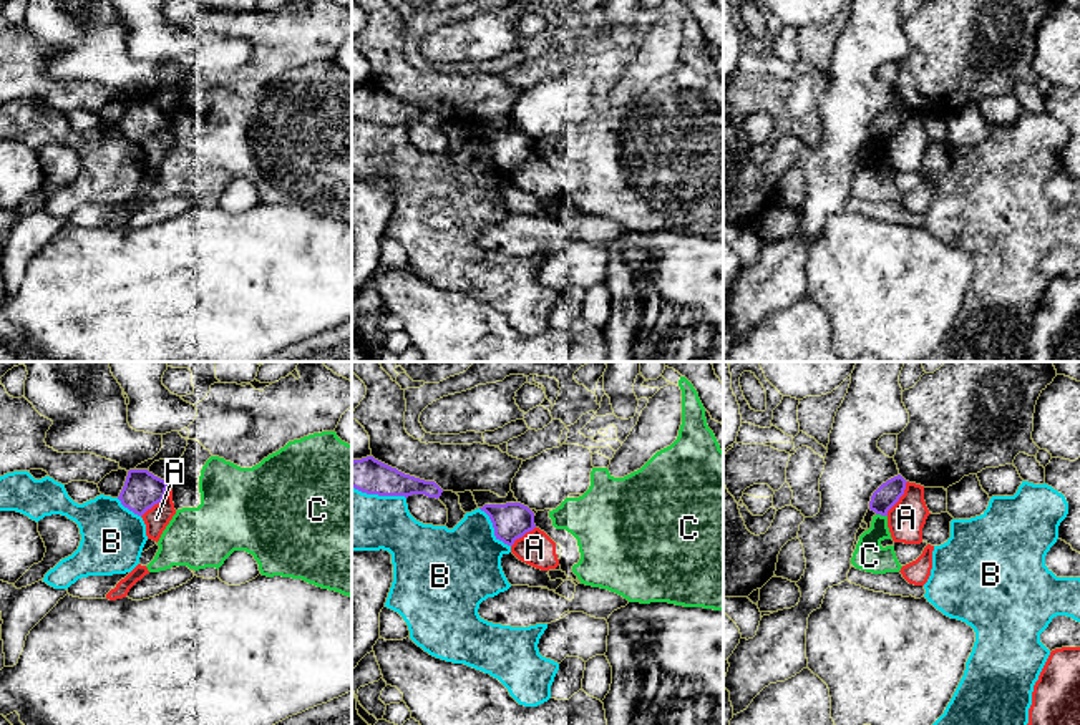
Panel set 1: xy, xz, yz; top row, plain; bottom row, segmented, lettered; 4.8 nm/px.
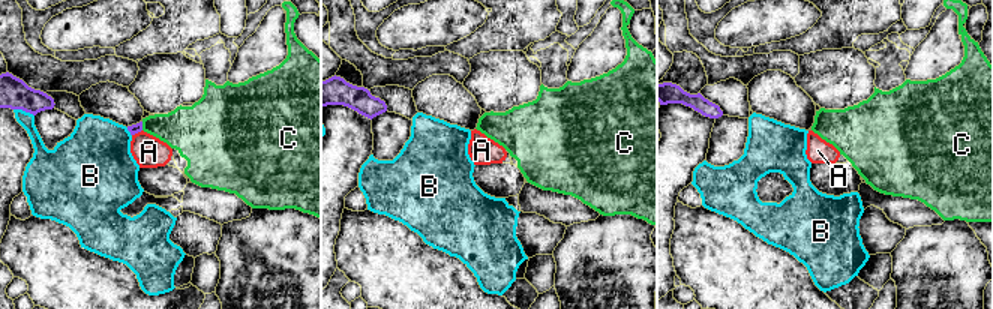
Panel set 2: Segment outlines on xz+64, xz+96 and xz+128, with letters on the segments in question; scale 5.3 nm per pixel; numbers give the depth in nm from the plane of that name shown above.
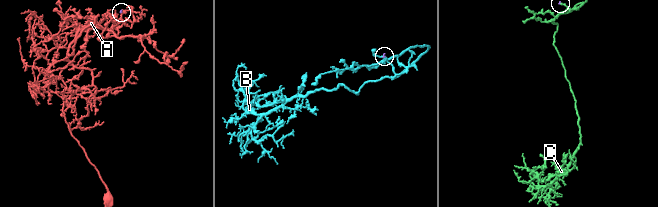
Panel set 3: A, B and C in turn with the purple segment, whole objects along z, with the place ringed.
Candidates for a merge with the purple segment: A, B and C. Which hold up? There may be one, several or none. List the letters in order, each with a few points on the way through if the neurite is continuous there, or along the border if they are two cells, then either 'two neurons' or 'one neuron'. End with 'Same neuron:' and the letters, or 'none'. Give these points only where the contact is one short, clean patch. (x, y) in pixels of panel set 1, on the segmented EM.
A: along xy (168, 481), (165, 496), (141, 516) | two neurons
B: two neurons
C: along yz (876, 513), (886, 516) | two neurons
Same neuron: none

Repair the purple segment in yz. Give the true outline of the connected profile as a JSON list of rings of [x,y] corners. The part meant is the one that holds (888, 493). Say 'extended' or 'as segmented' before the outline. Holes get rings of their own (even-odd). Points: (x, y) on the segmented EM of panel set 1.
as segmented | [[[898,474],[883,483],[871,496],[869,509],[876,514],[888,516],[888,511],[899,501],[906,489],[906,479]]]

